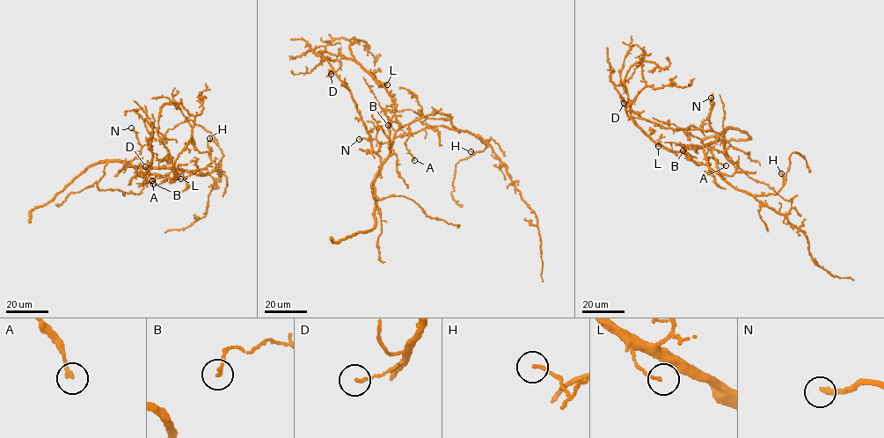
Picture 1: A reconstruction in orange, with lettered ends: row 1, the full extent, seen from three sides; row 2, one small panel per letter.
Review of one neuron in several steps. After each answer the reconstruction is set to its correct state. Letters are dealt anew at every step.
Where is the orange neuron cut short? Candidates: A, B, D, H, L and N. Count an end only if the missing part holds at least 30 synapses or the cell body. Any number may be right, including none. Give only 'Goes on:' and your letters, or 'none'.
Goes on: N

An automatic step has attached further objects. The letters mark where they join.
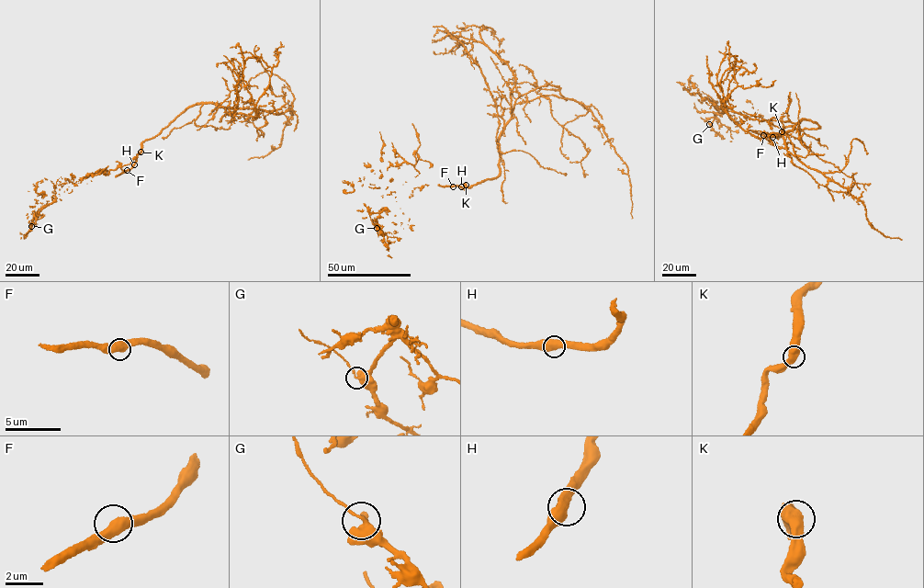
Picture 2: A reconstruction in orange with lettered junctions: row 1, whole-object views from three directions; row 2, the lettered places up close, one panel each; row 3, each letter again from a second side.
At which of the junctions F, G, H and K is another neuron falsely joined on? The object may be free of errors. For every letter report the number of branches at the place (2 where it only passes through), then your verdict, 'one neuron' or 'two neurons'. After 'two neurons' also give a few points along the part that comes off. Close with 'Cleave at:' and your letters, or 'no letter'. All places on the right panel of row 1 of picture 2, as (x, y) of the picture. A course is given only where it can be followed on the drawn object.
F: 2 branches meet; one neuron
G: 2 branches meet; one neuron
H: 2 branches meet; one neuron
K: 2 branches meet; one neuron
Cleave at: no letter

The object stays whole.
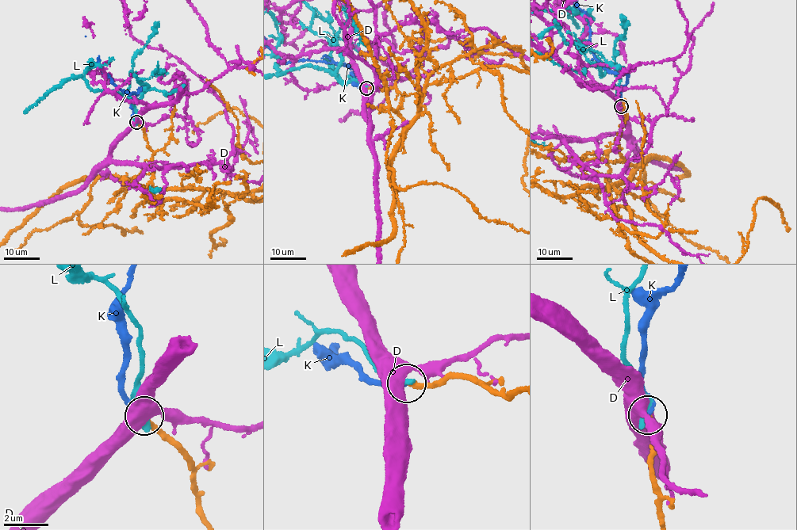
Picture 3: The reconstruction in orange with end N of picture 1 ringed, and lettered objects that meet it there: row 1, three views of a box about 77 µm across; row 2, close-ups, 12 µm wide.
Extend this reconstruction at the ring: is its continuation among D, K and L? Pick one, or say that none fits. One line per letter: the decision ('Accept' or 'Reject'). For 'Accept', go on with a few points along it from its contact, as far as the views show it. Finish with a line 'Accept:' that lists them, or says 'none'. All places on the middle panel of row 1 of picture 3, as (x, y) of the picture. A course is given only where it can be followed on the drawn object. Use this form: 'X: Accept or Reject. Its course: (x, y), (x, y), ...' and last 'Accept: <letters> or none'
D: Reject
K: Accept
L: Reject
Accept: K

